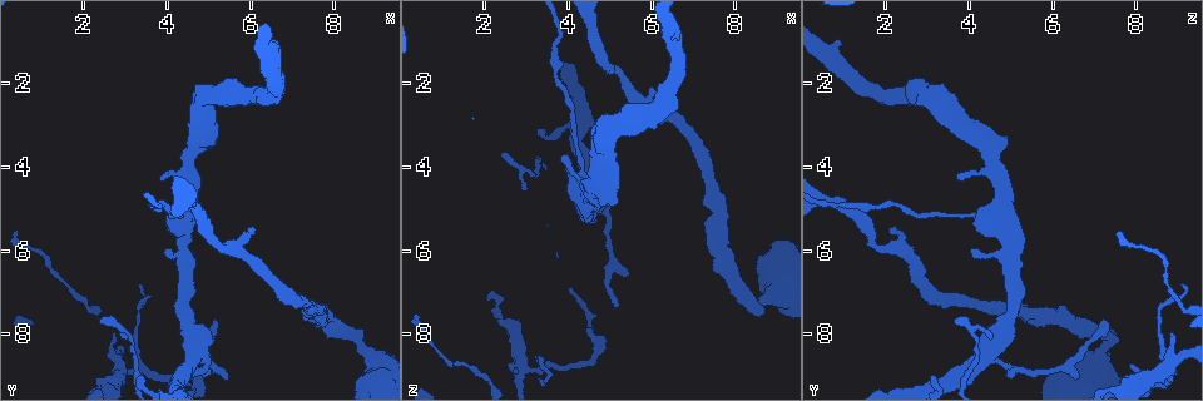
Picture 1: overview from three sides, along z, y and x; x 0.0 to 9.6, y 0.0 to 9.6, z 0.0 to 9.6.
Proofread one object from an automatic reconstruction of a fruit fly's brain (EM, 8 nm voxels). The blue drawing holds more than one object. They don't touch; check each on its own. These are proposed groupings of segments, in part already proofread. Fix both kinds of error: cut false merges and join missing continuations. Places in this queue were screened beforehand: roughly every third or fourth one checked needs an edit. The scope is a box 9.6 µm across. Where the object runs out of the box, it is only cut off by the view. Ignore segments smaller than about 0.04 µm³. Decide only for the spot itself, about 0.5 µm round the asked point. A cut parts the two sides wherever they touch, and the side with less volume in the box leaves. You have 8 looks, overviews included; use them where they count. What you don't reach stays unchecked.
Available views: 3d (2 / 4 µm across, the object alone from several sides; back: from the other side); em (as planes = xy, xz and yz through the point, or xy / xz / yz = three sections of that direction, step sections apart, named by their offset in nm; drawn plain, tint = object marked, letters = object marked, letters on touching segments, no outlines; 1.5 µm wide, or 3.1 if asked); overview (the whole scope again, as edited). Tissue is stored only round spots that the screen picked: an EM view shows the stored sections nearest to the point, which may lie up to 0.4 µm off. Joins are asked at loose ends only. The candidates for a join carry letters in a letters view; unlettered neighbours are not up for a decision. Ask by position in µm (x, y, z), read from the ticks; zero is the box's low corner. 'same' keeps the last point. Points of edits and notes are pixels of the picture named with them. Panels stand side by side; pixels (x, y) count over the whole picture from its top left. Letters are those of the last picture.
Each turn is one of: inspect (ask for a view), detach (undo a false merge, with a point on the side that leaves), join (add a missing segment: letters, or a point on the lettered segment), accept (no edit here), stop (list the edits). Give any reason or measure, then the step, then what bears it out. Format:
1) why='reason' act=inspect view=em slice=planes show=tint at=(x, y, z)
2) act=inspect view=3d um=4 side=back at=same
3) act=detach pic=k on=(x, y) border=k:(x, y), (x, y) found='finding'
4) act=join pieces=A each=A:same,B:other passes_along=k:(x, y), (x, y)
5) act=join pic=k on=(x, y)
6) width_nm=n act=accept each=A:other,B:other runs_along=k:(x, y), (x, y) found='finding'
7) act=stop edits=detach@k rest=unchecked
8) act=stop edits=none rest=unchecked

why='tapers out' act=inspect view=3d um=4 at=(3.35, 8.95, 3.10)

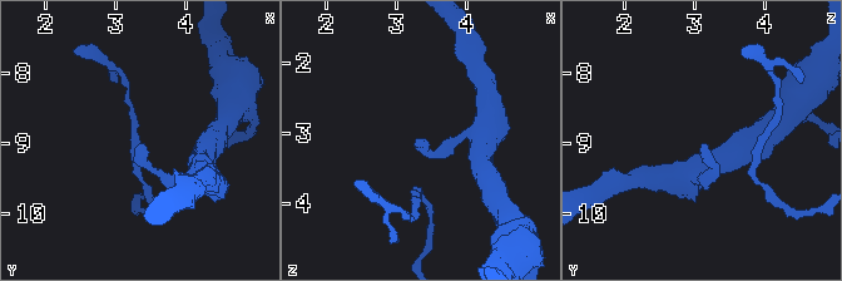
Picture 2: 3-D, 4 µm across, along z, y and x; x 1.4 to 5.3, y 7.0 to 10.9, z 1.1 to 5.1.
act=inspect view=em slice=planes show=letters at=(3.35, 9.05, 3.10)

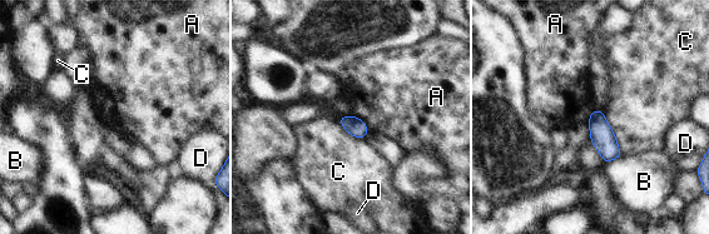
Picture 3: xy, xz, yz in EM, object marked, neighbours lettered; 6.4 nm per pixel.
width_nm=120 act=accept each=A:other,B:other,C:other,D:other found='no lettered segment goes on from it'

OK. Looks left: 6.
why='two arms at a narrow angle' act=inspect view=em slice=planes show=tint at=(4.50, 5.05, 4.85)

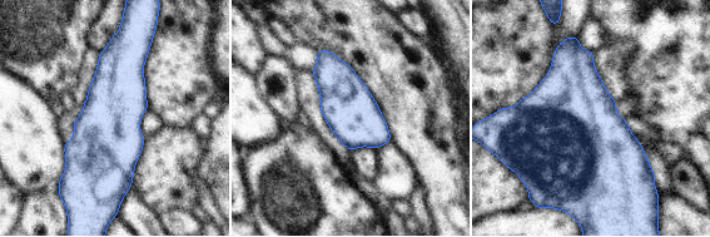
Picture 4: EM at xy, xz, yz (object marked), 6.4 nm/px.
why='what lies round it' act=inspect view=em slice=planes show=letters at=same

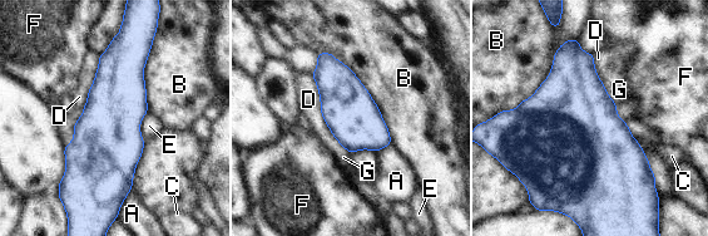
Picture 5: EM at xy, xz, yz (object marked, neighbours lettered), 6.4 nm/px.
width_nm=340 act=accept each=A:other,B:other,C:other,D:other,E:other,F:other,G:other border=5:(147, 112), (140, 122), (144, 142) found='all the same cell'

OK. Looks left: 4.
why='free end' act=inspect view=em slice=xz step=4 show=letters at=(4.40, 8.75, 7.80)

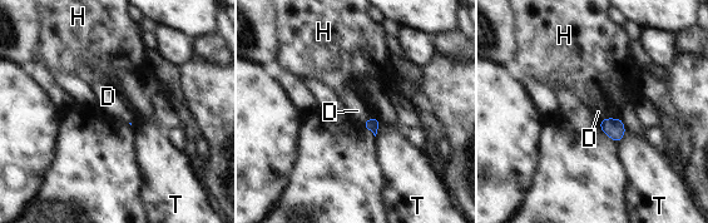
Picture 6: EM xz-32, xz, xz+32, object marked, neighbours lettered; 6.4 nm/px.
act=inspect view=em slice=planes show=letters at=same

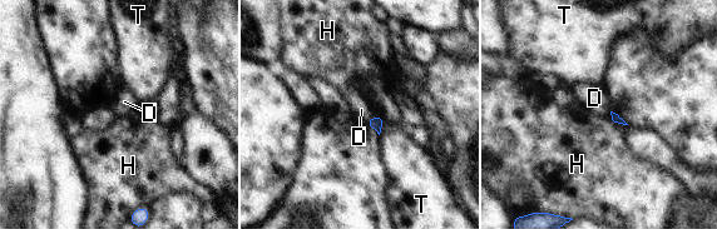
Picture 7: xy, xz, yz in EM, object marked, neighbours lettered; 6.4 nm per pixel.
act=accept each=D:other,H:other,T:other border=7:(380, 115), (365, 120) found='no lettered segment goes on from it'

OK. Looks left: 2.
act=stop edits=none rest=unchecked

